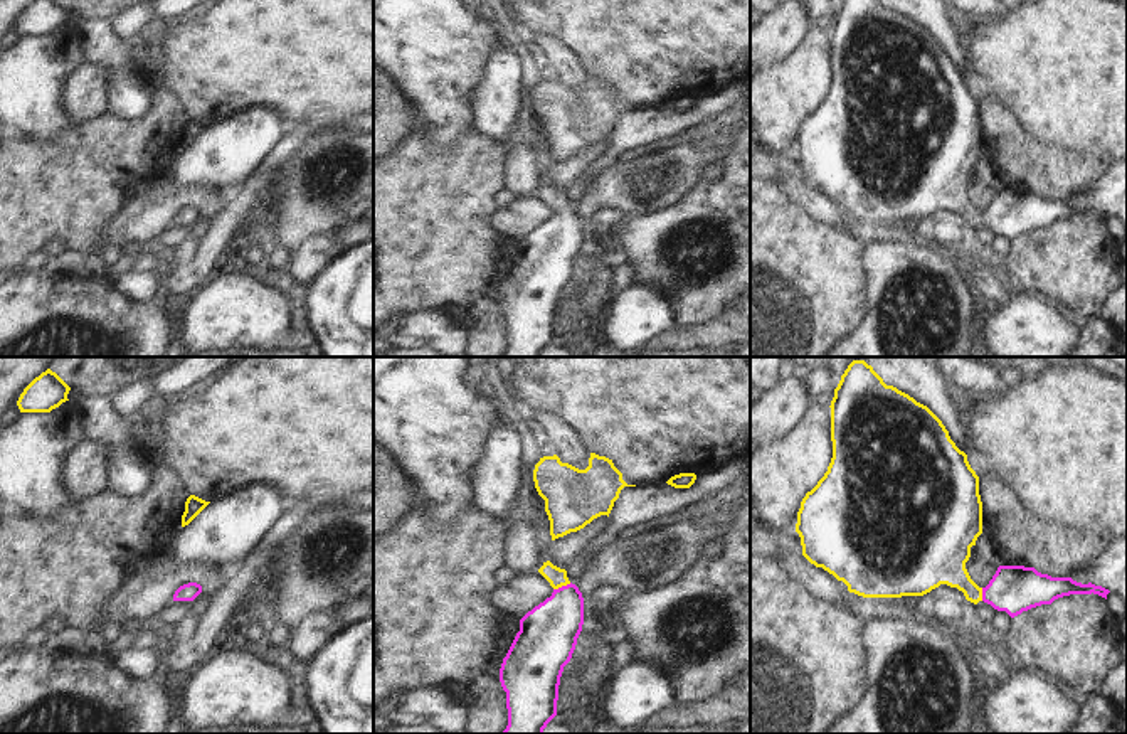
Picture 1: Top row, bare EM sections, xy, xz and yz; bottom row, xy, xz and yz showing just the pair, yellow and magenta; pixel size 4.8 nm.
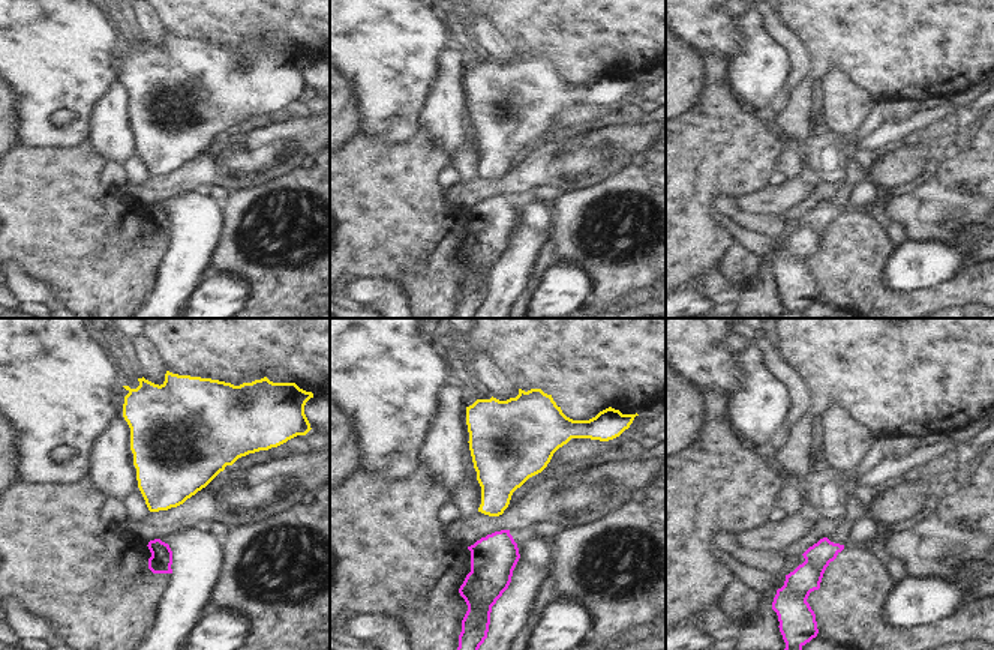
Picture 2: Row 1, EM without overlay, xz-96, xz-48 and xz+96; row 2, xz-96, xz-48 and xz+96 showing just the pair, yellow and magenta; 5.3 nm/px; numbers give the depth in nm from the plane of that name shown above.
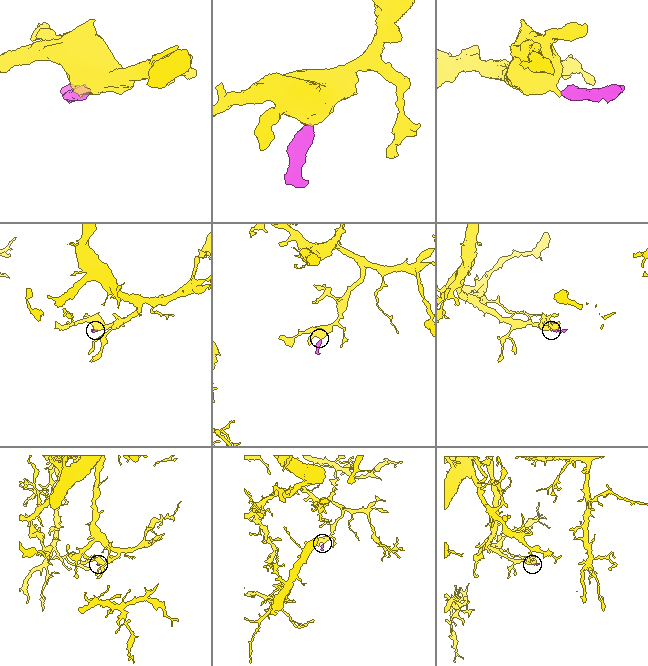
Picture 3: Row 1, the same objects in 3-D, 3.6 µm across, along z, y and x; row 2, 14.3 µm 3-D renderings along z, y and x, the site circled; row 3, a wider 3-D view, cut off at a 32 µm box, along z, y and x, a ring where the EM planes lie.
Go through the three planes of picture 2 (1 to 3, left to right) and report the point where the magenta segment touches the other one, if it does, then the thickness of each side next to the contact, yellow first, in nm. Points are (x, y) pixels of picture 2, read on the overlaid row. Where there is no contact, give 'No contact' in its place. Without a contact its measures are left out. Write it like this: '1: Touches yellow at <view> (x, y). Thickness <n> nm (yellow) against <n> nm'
1: No contact
2: No contact
3: No contact

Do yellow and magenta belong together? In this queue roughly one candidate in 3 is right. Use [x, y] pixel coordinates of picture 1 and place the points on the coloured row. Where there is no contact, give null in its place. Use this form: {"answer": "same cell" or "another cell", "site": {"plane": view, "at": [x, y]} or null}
{"answer": "same cell", "site": {"plane": "xz", "at": [562, 585]}}

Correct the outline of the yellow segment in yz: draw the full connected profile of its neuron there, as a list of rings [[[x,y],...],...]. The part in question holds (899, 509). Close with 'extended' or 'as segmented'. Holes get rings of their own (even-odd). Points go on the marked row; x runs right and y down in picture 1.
[[[853,360],[848,365],[829,407],[833,458],[824,476],[802,498],[796,532],[801,537],[802,556],[843,581],[849,593],[863,598],[923,596],[947,584],[962,591],[967,601],[974,604],[984,601],[1011,618],[1070,594],[1093,593],[1107,599],[1110,591],[1102,586],[1082,584],[1071,577],[1051,577],[1024,566],[999,566],[989,584],[979,588],[966,569],[971,547],[982,534],[979,476],[942,421],[927,406],[886,386],[865,360]]]; extended

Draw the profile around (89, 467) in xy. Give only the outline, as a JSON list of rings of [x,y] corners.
[[[87,438],[69,458],[71,492],[77,503],[109,487],[111,444]]]

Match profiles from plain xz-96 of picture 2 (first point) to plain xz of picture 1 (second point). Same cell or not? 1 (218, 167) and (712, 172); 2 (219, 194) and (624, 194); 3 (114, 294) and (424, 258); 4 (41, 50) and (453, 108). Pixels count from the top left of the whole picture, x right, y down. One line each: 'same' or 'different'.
1: different
2: different
3: same
4: same

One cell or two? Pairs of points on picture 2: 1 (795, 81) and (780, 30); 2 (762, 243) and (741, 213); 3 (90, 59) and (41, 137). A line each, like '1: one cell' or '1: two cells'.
1: one cell
2: one cell
3: one cell

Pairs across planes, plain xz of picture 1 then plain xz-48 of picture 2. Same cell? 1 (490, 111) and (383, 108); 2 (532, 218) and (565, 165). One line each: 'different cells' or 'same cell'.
1: different cells
2: same cell

